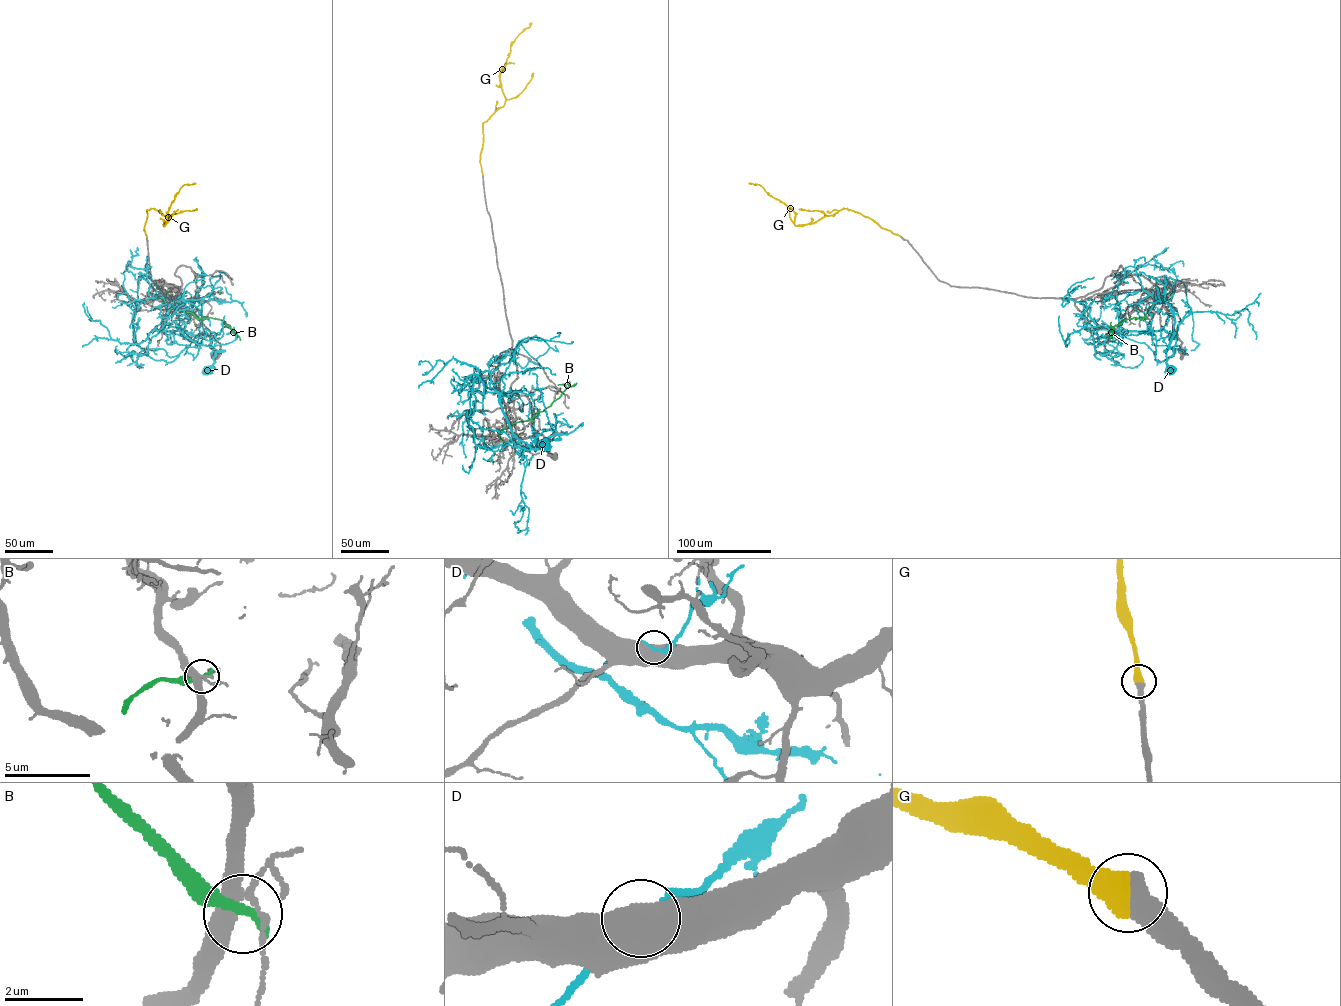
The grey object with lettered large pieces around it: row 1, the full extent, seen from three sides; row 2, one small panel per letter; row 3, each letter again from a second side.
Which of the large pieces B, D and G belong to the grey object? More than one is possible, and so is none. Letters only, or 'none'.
G

